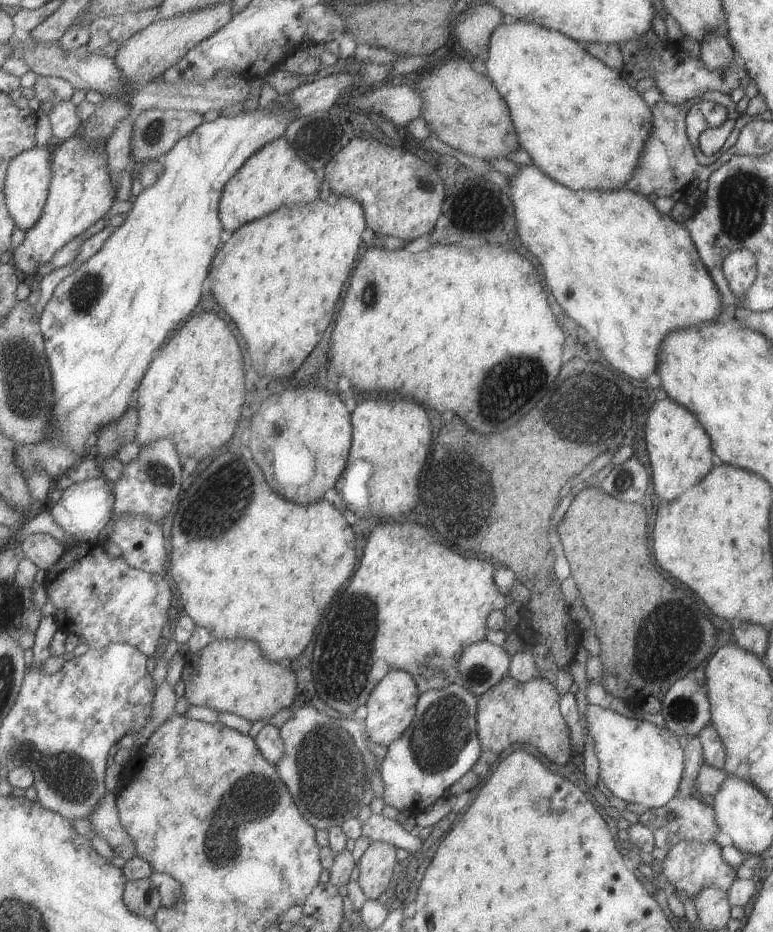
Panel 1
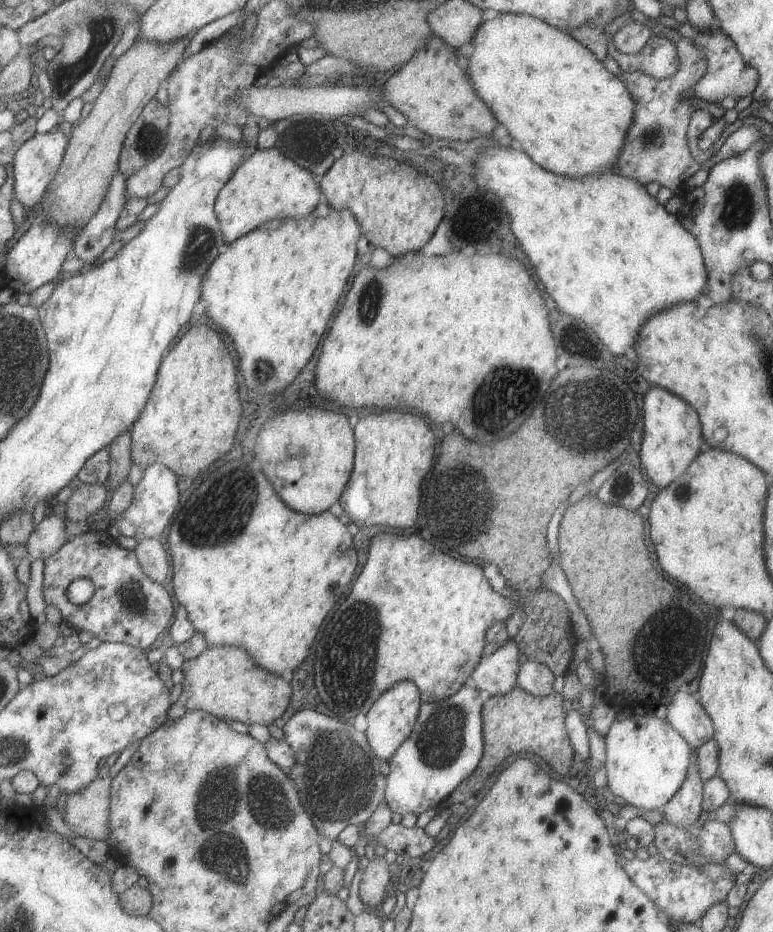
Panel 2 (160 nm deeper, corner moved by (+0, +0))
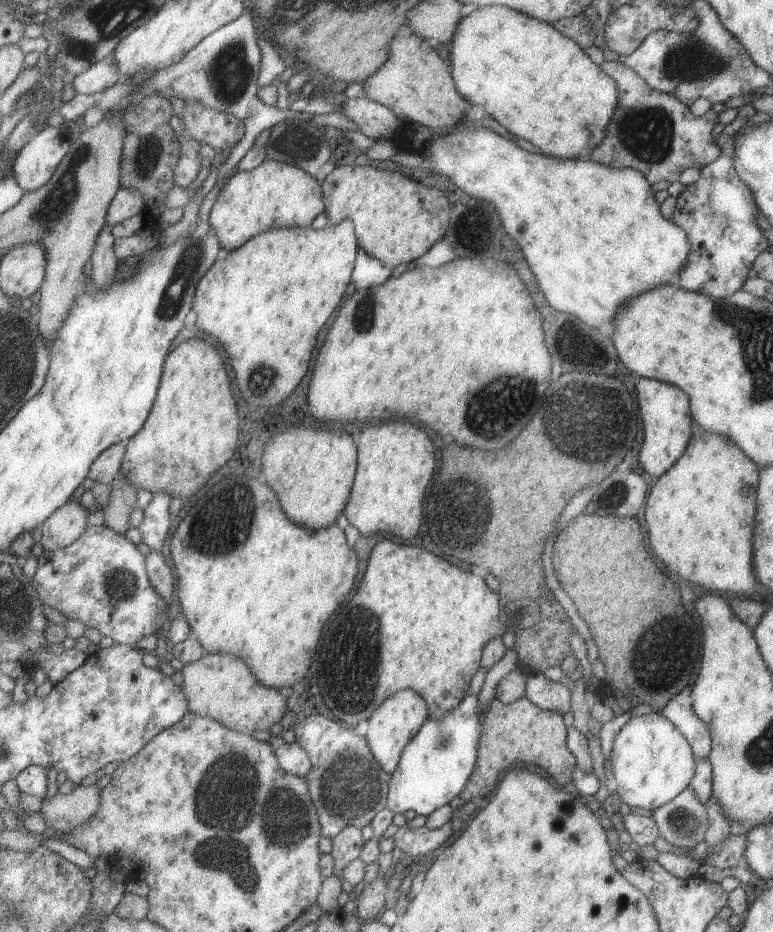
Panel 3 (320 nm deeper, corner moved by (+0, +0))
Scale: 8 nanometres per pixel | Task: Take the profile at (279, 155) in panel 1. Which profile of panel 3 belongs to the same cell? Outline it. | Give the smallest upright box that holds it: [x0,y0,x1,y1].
[209,158,326,252]

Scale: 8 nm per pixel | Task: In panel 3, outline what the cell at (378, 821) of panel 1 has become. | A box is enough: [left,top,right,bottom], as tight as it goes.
[392,821,453,859]

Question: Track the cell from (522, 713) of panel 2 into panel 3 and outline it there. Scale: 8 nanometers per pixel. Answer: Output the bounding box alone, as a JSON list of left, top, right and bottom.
[449,697,576,810]

